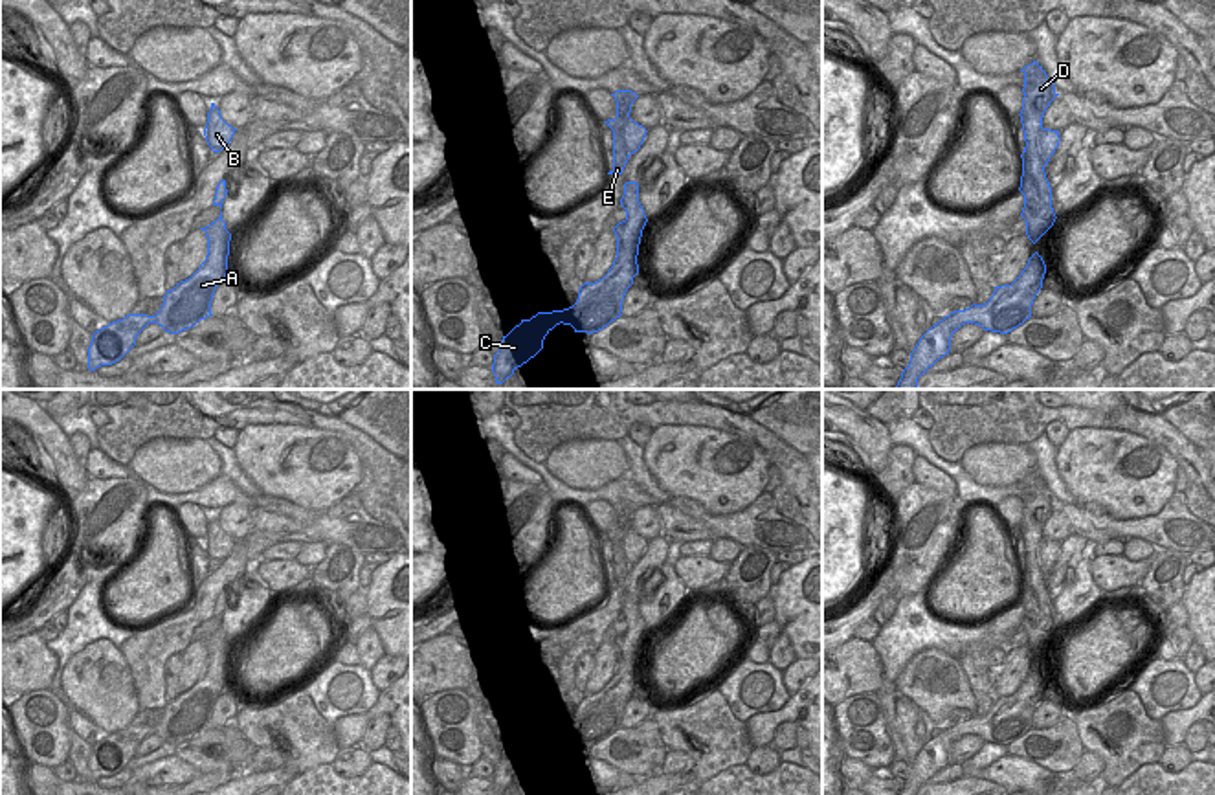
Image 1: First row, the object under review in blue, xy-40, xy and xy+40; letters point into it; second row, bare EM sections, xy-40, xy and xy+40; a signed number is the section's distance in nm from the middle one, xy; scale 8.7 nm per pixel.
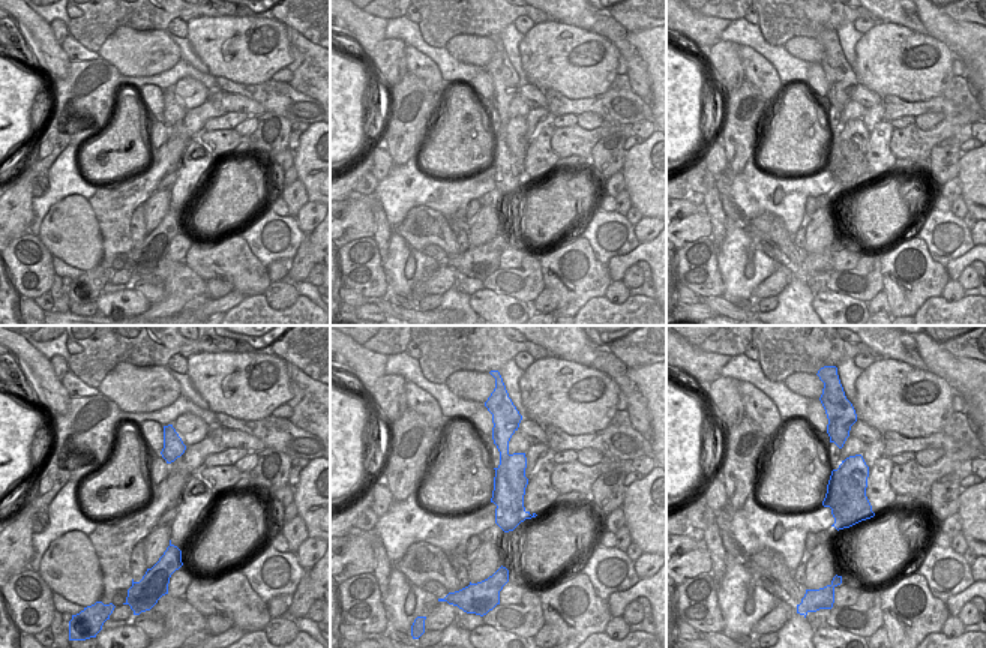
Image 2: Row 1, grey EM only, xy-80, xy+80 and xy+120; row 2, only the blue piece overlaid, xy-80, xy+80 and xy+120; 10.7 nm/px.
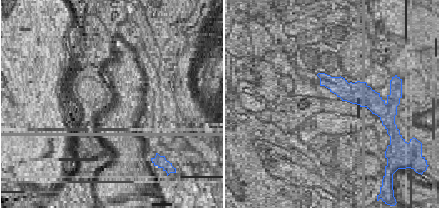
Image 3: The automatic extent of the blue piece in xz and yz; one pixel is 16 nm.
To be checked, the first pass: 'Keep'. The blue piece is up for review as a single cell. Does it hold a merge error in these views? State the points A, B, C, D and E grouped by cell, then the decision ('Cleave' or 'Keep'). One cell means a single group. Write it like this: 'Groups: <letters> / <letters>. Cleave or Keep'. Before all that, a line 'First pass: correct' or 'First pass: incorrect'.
First pass: incorrect
Groups: A C D E / B. Cleave.

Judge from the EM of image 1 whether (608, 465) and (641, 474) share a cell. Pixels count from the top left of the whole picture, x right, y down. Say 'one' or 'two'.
two

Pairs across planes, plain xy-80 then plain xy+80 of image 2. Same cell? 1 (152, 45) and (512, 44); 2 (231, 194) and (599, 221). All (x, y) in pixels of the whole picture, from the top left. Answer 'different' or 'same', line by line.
1: different
2: different

